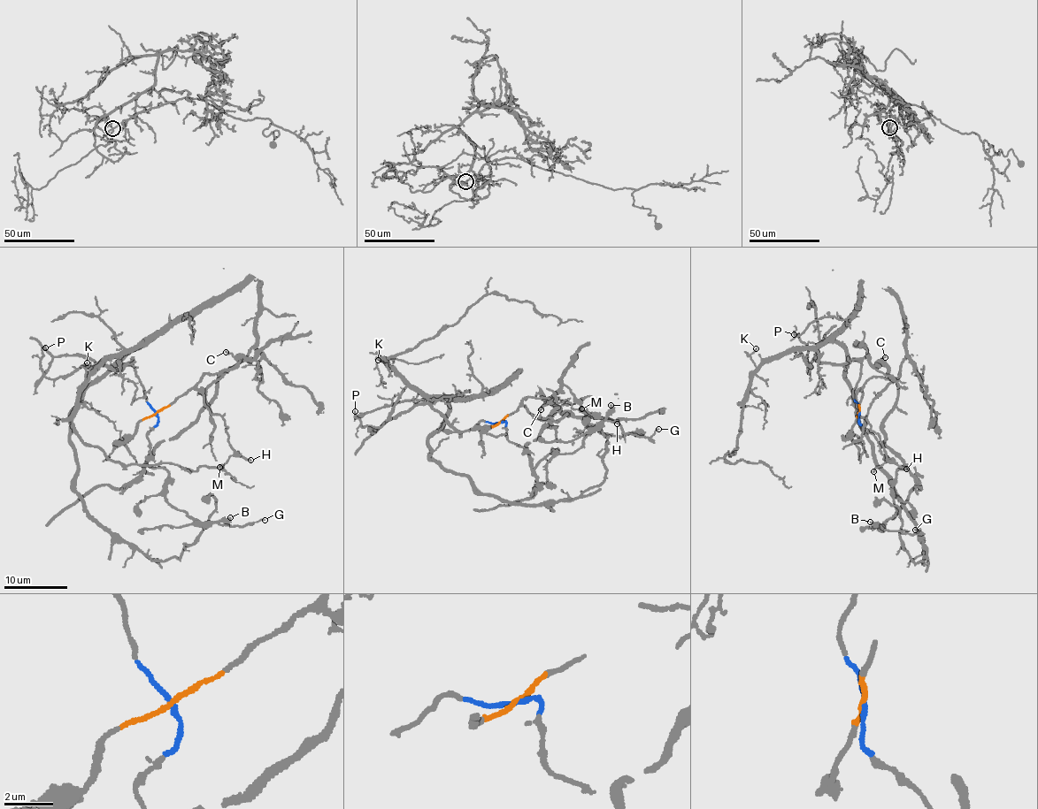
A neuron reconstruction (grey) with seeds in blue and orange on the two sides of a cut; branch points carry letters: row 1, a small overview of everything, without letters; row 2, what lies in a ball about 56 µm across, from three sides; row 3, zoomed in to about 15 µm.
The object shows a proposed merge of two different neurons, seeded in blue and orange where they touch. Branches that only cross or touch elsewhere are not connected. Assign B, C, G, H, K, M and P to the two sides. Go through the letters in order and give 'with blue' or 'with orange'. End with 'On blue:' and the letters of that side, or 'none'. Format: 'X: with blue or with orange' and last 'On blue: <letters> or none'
B: with orange
C: with orange
G: with orange
H: with orange
K: with blue
M: with orange
P: with blue
On blue: K, P

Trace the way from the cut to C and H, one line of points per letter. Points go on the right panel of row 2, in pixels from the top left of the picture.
C: (859, 412), (863, 398), (861, 392), (866, 382), (873, 377), (892, 378), (880, 362), (885, 356)
H: (859, 412), (863, 395), (861, 391), (857, 393), (861, 415), (872, 431), (879, 434), (887, 457), (906, 469)

